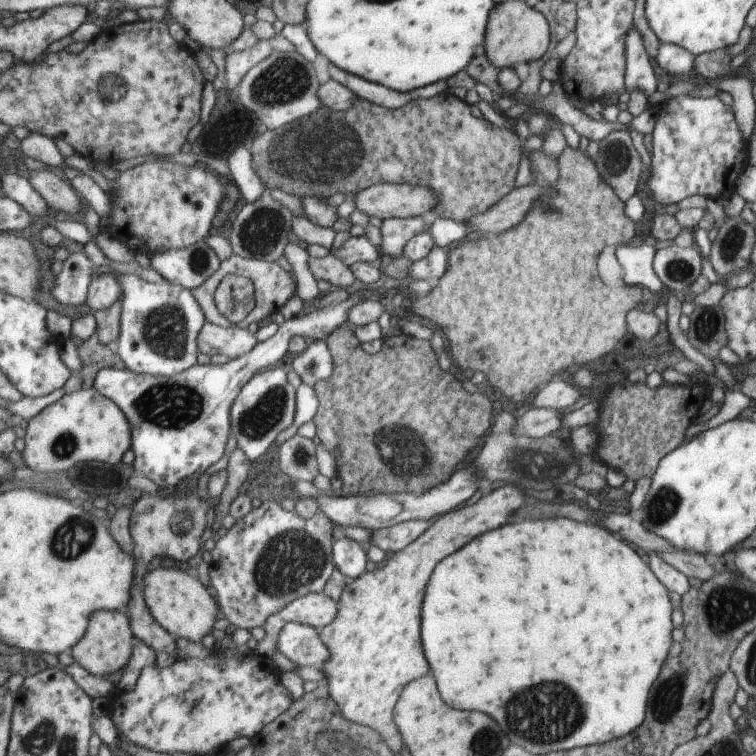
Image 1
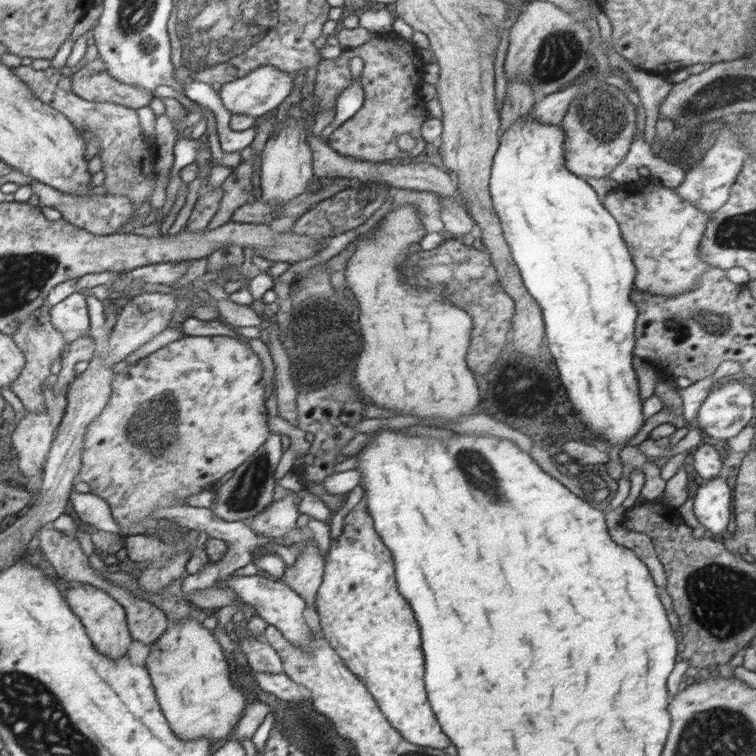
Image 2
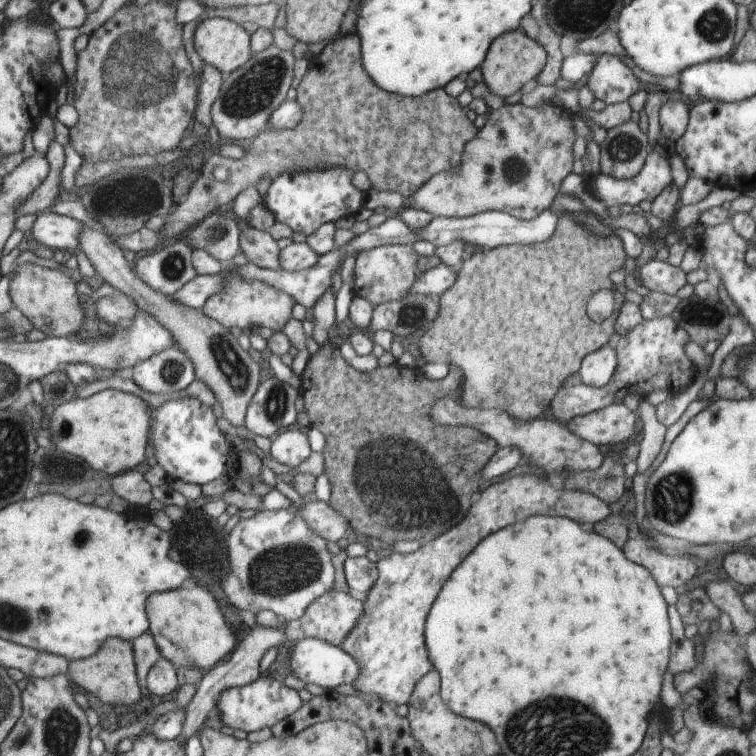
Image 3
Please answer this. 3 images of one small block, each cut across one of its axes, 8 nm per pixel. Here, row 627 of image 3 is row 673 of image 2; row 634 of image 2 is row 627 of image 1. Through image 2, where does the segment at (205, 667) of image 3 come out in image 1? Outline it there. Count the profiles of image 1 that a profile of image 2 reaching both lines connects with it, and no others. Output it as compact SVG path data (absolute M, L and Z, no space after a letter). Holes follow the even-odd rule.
M158 568L148 572L142 584L145 603L152 618L173 638L200 642L206 634L214 630L214 623L221 616L219 606L195 573Z

